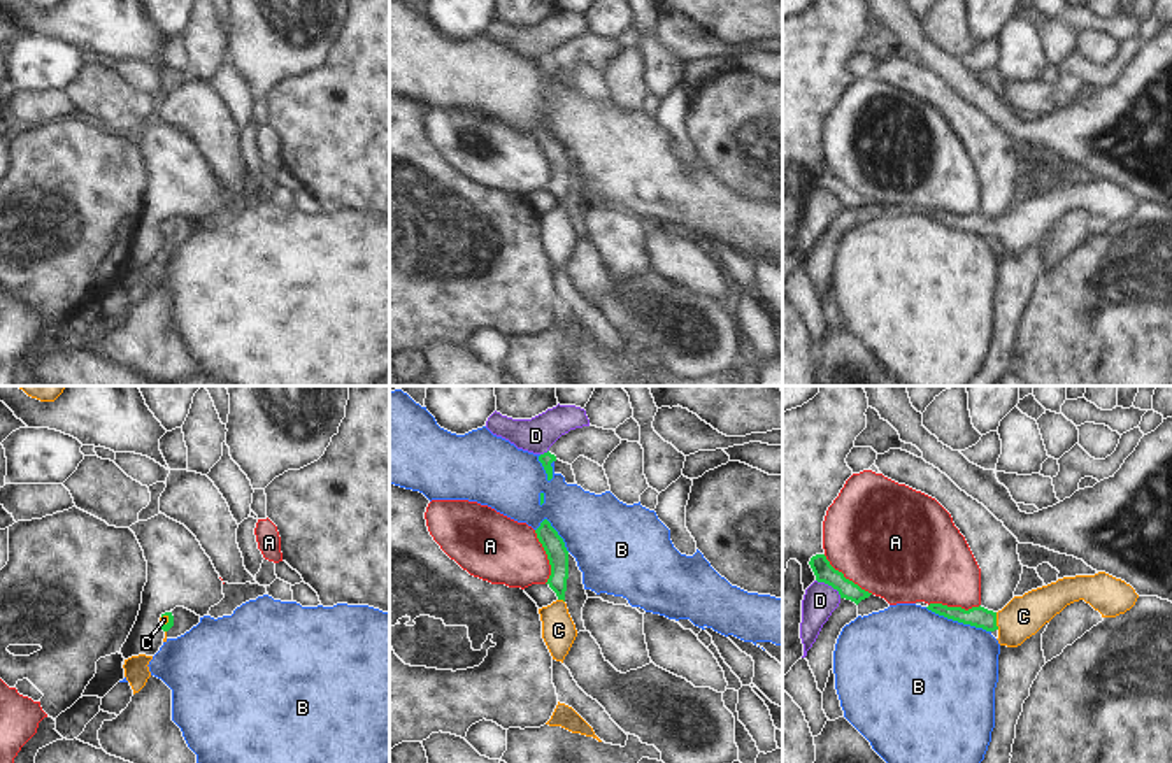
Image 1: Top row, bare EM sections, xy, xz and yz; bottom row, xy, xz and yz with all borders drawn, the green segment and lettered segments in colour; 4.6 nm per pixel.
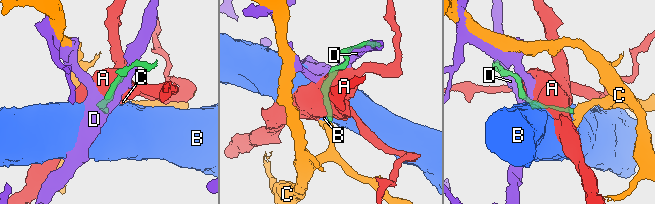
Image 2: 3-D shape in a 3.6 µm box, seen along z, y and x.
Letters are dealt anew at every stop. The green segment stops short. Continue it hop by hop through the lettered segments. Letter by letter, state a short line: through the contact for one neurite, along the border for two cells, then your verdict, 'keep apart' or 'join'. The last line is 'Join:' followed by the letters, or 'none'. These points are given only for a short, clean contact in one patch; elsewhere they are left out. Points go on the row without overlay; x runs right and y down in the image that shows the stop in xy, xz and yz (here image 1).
A: keep apart
B: keep apart
C: line yz (978, 223), (995, 228), (1016, 228), (1023, 223); join
D: keep apart
Join: C

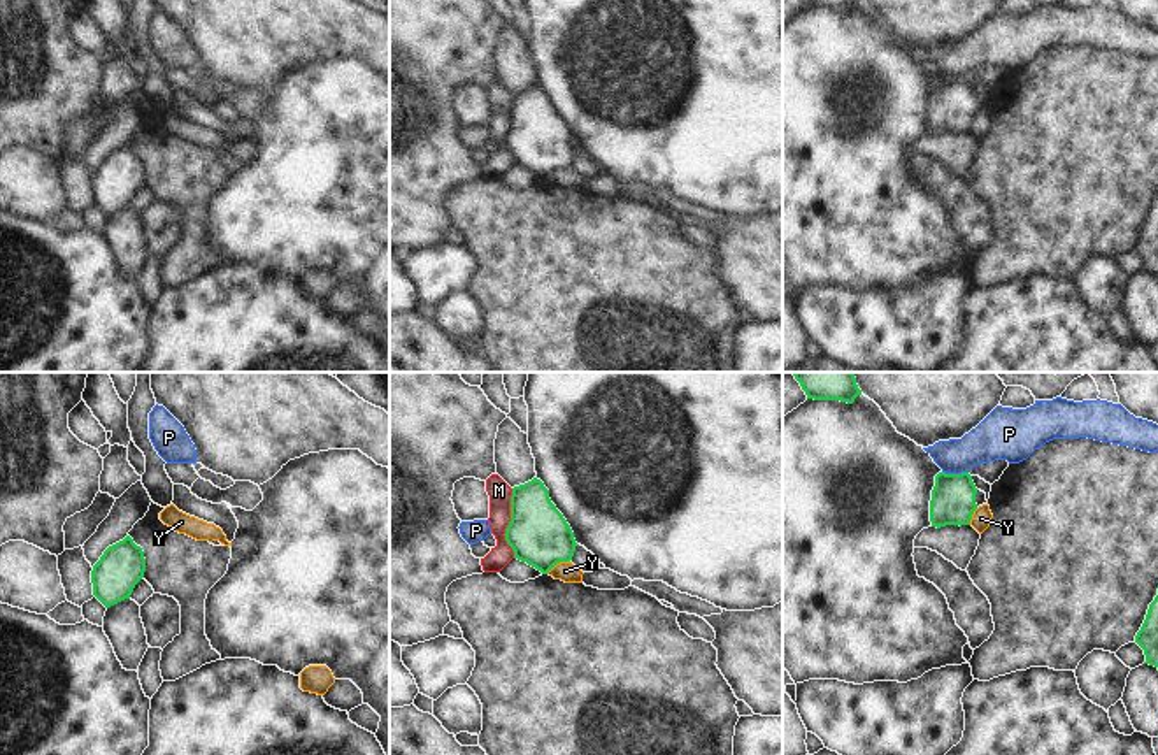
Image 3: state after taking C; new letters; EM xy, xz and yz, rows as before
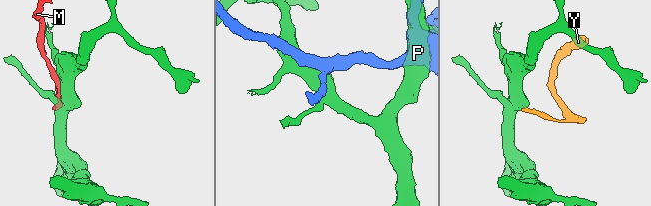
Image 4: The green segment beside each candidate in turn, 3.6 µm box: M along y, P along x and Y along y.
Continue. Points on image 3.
M: keep apart
P: keep apart
Y: line xz (569, 167), (557, 169), (546, 179); keep apart
Join: none

